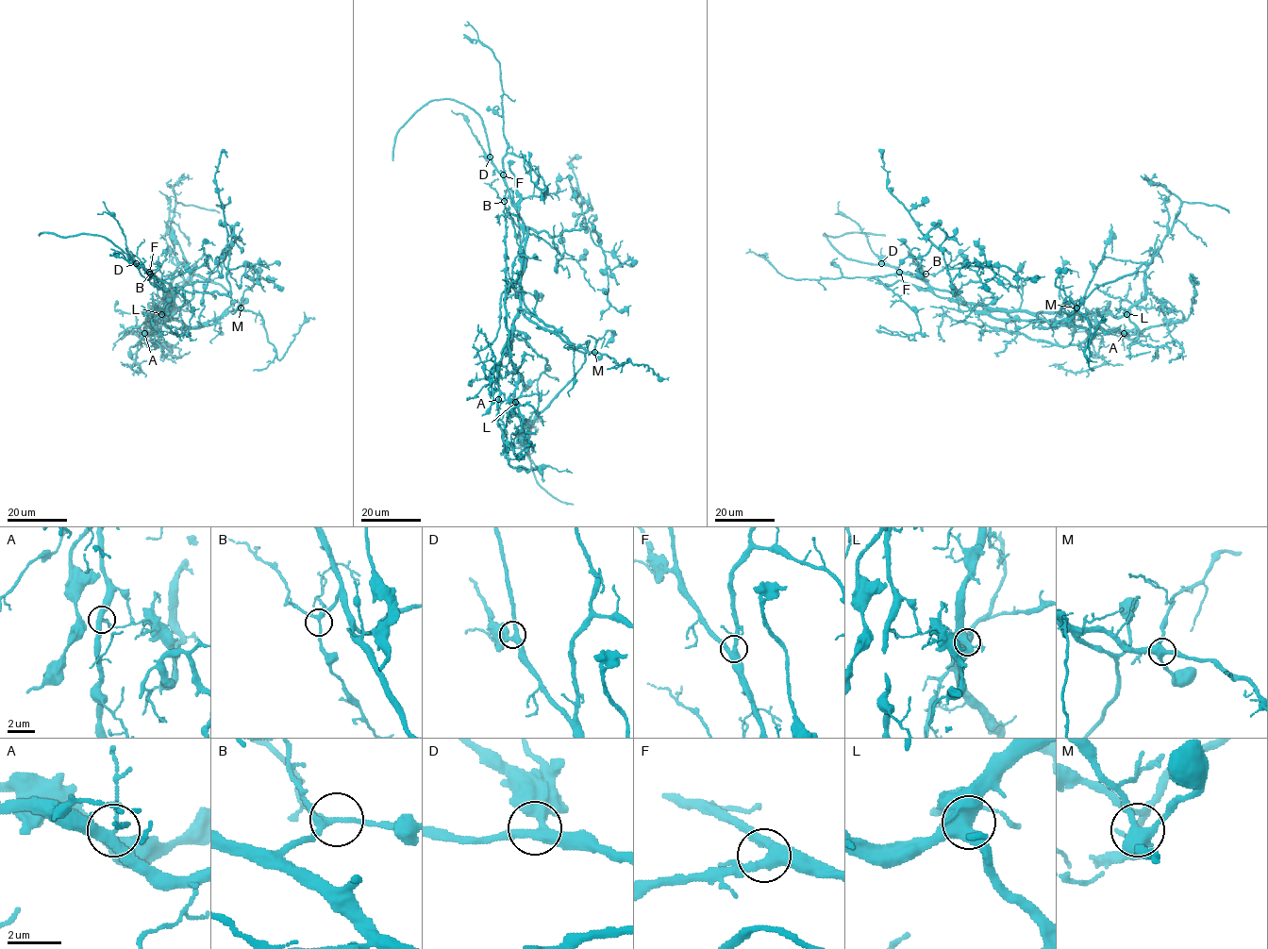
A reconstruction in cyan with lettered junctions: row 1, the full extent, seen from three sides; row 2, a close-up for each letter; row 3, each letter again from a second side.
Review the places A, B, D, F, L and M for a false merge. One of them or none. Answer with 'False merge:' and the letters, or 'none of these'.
False merge: A

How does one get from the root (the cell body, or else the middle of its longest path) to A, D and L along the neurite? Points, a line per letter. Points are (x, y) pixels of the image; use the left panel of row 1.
A: (167, 311), (150, 312), (144, 333)
D: (167, 311), (174, 296), (136, 263)
L: (167, 311), (150, 312), (147, 318), (159, 322), (164, 313), (160, 316), (161, 314)

